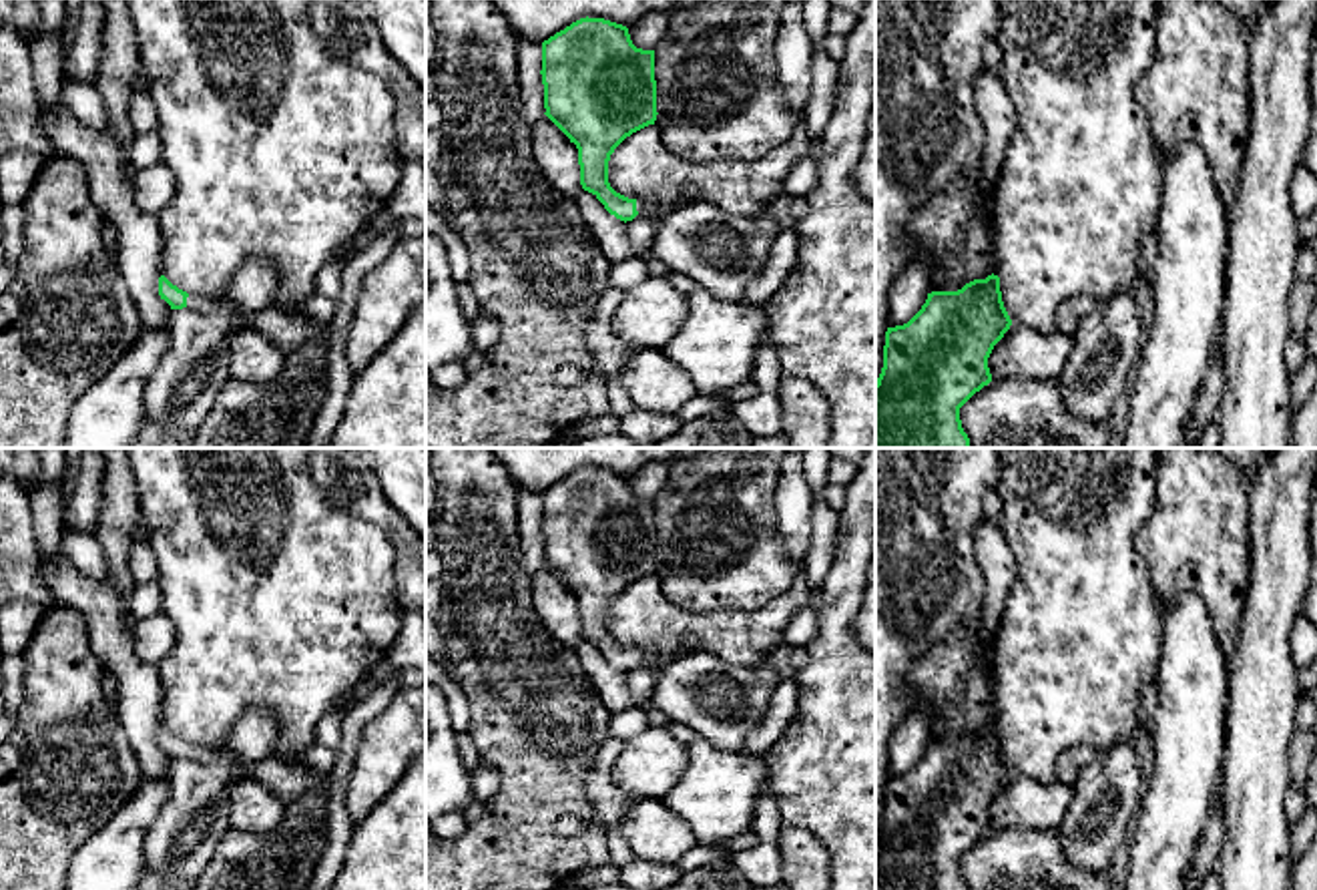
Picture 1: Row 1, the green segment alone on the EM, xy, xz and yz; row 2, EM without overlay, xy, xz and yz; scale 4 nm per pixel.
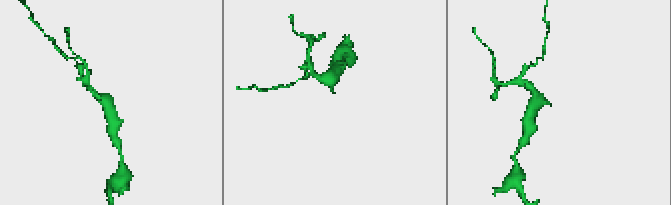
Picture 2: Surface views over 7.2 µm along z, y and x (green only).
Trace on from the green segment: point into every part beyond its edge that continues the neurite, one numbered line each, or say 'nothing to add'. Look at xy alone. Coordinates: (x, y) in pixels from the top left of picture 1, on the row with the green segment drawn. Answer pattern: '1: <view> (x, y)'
1: xy (195, 302)

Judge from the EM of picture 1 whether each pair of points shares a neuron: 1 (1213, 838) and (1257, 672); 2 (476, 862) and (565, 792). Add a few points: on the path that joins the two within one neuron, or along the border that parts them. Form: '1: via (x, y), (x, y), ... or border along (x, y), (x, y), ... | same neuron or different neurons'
1: border along (1219, 792), (1225, 824), (1221, 852) | different neurons
2: via (498, 858), (543, 814) | same neuron

